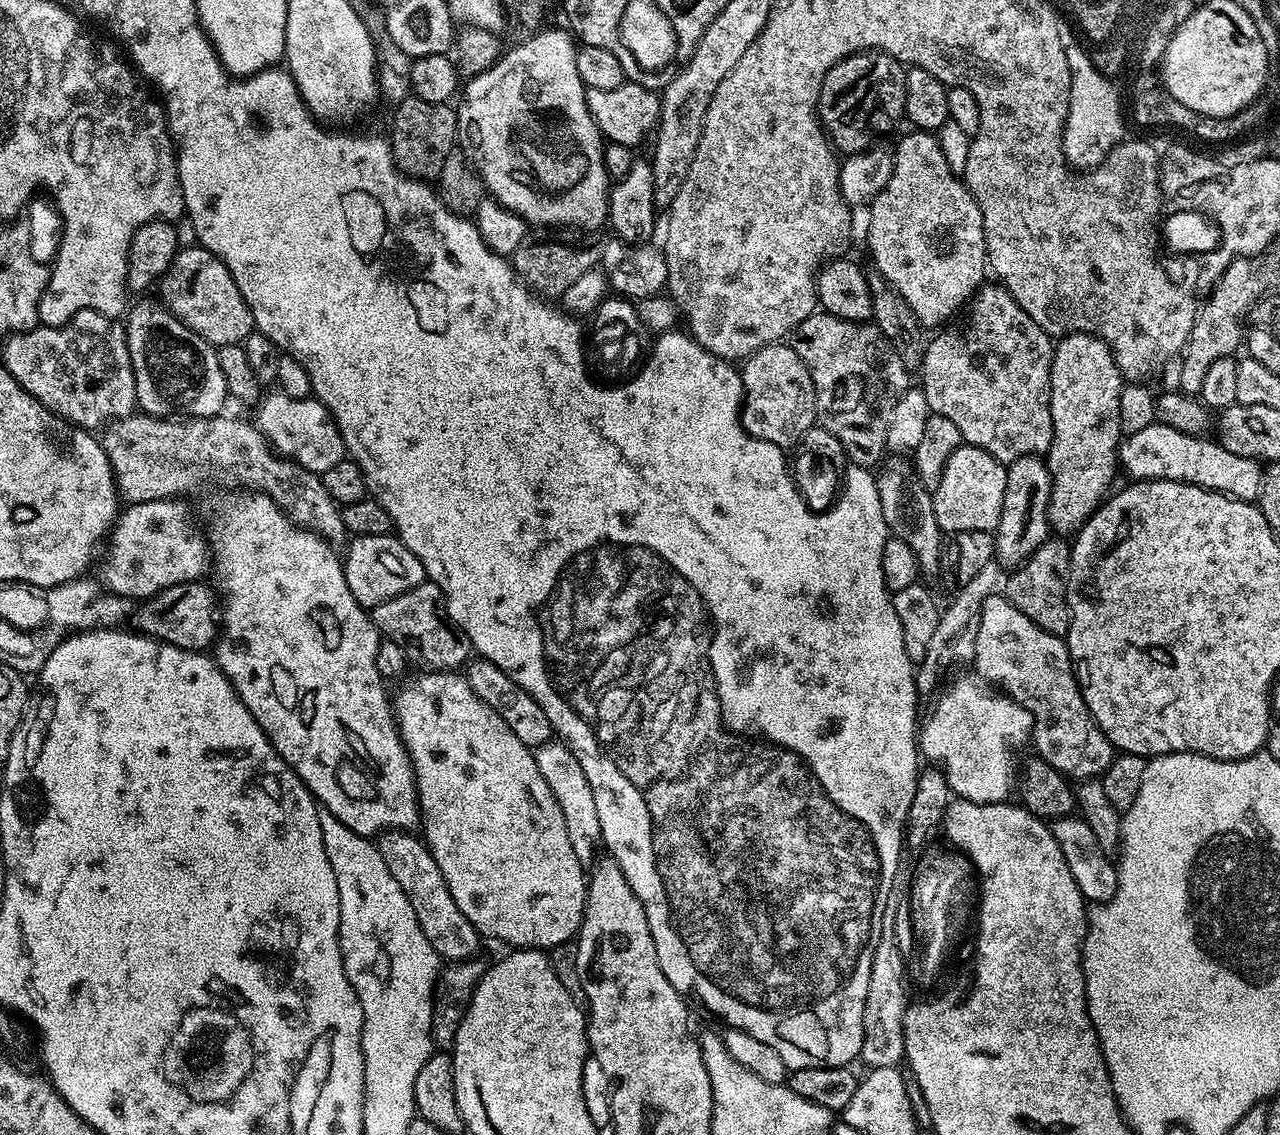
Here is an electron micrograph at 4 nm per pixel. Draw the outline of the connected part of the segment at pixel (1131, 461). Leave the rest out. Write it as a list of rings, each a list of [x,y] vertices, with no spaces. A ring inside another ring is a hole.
[[[1153,422],[1146,426],[1146,430],[1138,430],[1131,433],[1121,443],[1118,449],[1118,464],[1132,475],[1133,481],[1138,480],[1177,480],[1193,484],[1199,488],[1208,488],[1212,492],[1222,492],[1225,496],[1233,496],[1235,500],[1246,500],[1249,502],[1259,501],[1260,483],[1264,477],[1262,464],[1259,460],[1242,458],[1242,454],[1230,454],[1215,439],[1204,436],[1191,436],[1182,430],[1174,430],[1170,426],[1159,422]]]

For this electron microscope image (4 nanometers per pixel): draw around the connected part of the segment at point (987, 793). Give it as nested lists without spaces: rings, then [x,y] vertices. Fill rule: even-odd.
[[[971,675],[956,680],[944,693],[939,693],[940,701],[932,708],[928,717],[923,717],[918,728],[918,752],[929,761],[929,765],[935,766],[944,773],[946,782],[952,787],[953,793],[961,800],[978,802],[979,804],[1003,804],[1013,795],[1014,785],[1018,780],[1018,760],[1012,753],[1012,744],[1028,744],[1032,735],[1032,715],[1028,713],[1018,702],[1004,695],[1003,692]],[[980,738],[980,768],[972,772],[970,758],[972,758],[972,742]]]

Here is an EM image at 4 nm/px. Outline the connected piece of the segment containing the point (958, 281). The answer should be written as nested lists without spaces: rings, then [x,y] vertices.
[[[912,130],[909,133],[894,147],[890,180],[870,205],[868,248],[876,263],[875,271],[906,298],[910,310],[914,310],[925,329],[936,330],[947,325],[944,323],[960,307],[963,309],[985,283],[988,247],[984,241],[982,210],[963,179],[946,162],[939,139],[930,132]]]

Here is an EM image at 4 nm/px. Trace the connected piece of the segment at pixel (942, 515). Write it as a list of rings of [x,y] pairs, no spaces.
[[[961,446],[954,450],[954,454],[950,454],[950,462],[946,462],[946,470],[942,470],[938,486],[932,492],[932,505],[941,533],[951,534],[966,530],[995,533],[1002,518],[1007,473],[1007,467],[986,450],[971,446]]]

